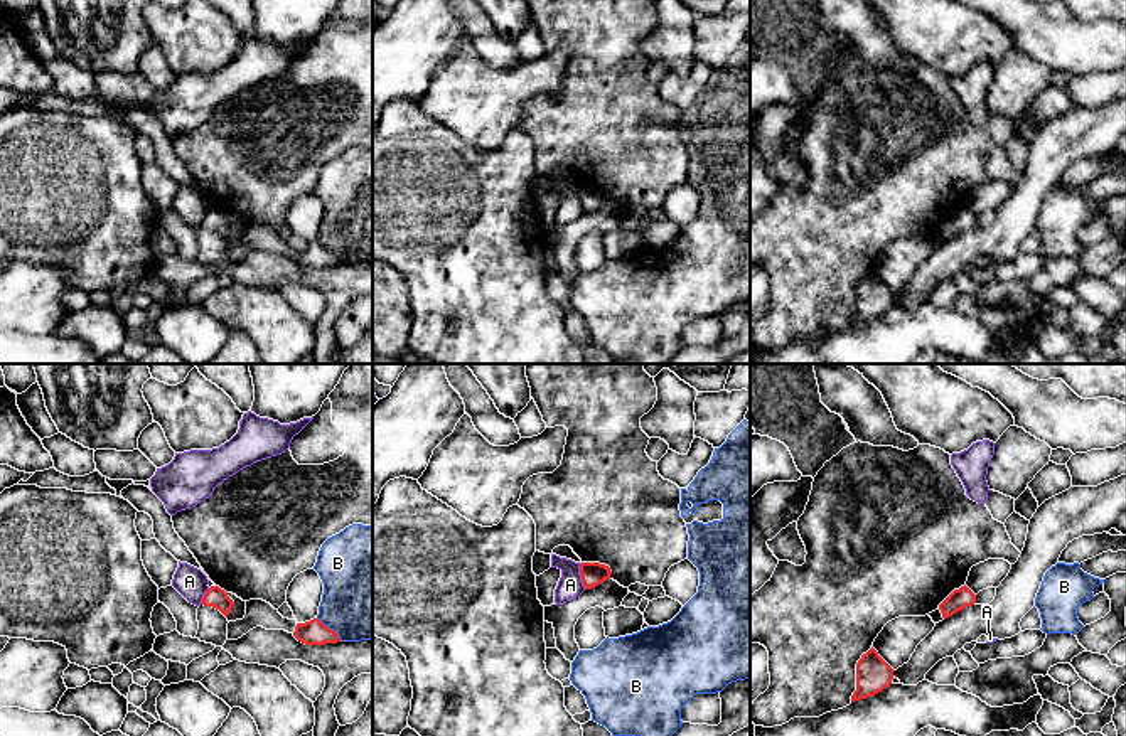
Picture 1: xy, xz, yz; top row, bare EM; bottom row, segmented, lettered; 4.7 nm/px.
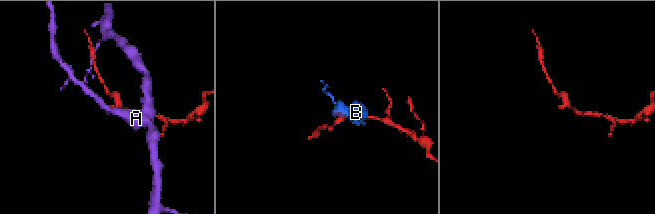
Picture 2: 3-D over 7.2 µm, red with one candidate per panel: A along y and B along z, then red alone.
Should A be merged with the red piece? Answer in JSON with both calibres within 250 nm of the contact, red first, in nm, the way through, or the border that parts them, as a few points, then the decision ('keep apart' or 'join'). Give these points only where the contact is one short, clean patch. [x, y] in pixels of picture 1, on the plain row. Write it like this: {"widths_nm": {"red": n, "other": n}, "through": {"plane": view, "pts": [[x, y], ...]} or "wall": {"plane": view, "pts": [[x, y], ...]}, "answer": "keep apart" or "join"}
{"widths_nm": {"red": 110, "other": 120}, "wall": {"plane": "xz", "pts": [[580, 186], [580, 204], [585, 211]]}, "answer": "keep apart"}

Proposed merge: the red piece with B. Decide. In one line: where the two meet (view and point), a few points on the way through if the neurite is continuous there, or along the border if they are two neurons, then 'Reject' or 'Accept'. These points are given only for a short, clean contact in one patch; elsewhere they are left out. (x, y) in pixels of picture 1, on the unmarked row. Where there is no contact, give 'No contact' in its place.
Touches red at xy (329, 251). Reject

